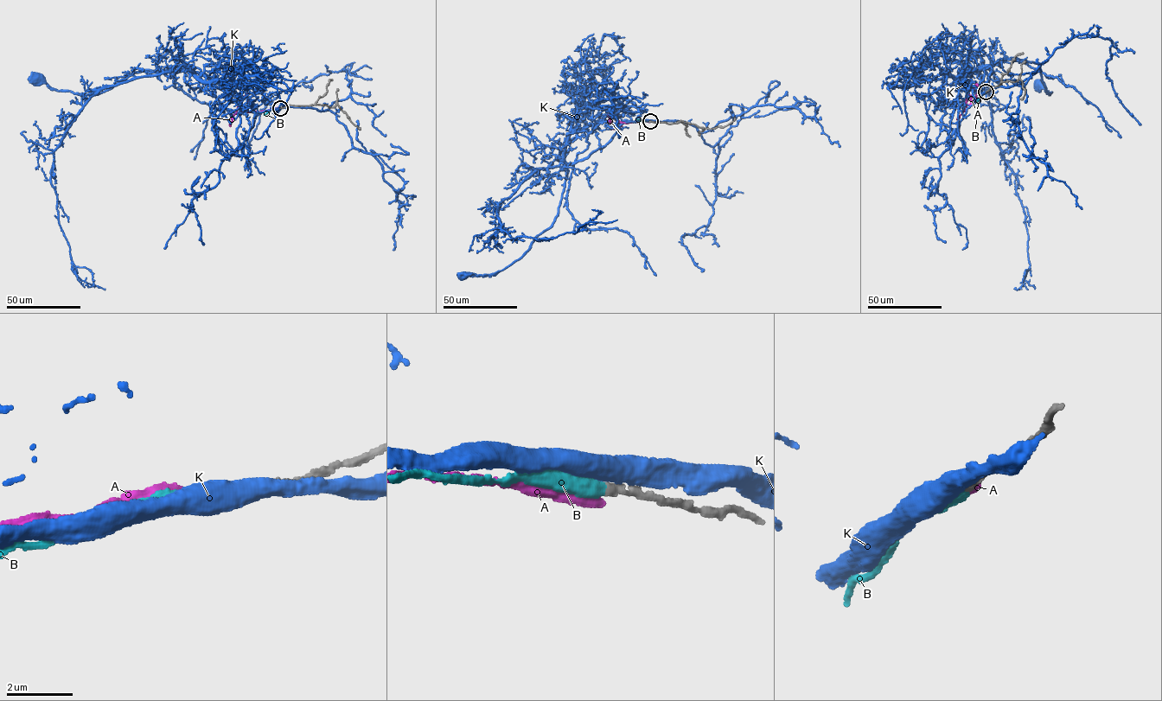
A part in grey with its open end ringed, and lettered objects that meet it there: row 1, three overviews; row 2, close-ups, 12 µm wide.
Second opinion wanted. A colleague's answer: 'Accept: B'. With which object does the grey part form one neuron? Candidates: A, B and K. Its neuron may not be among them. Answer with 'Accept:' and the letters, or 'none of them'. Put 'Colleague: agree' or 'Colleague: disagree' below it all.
Accept: B
Colleague: agree

